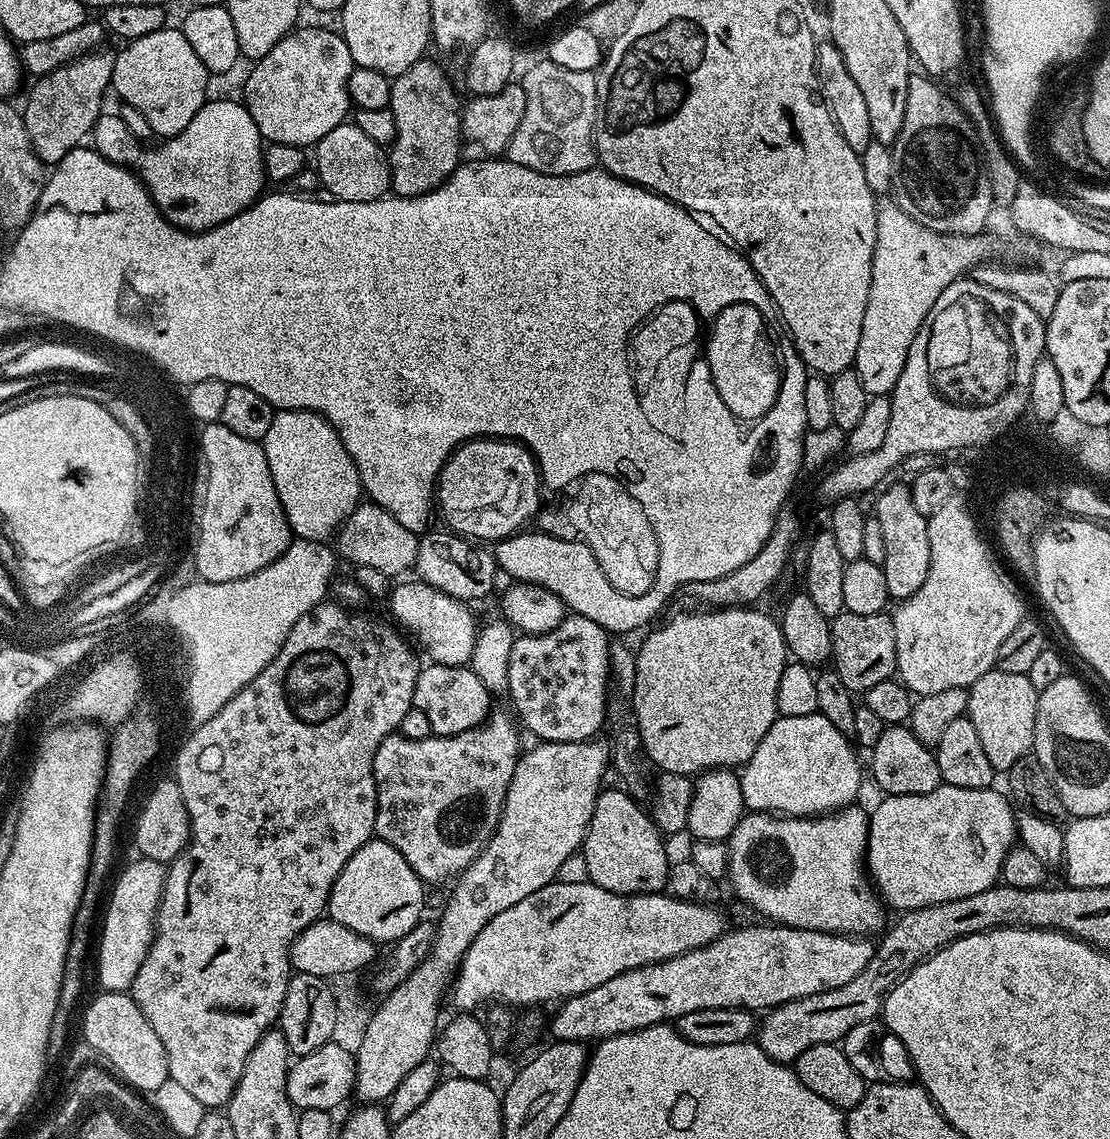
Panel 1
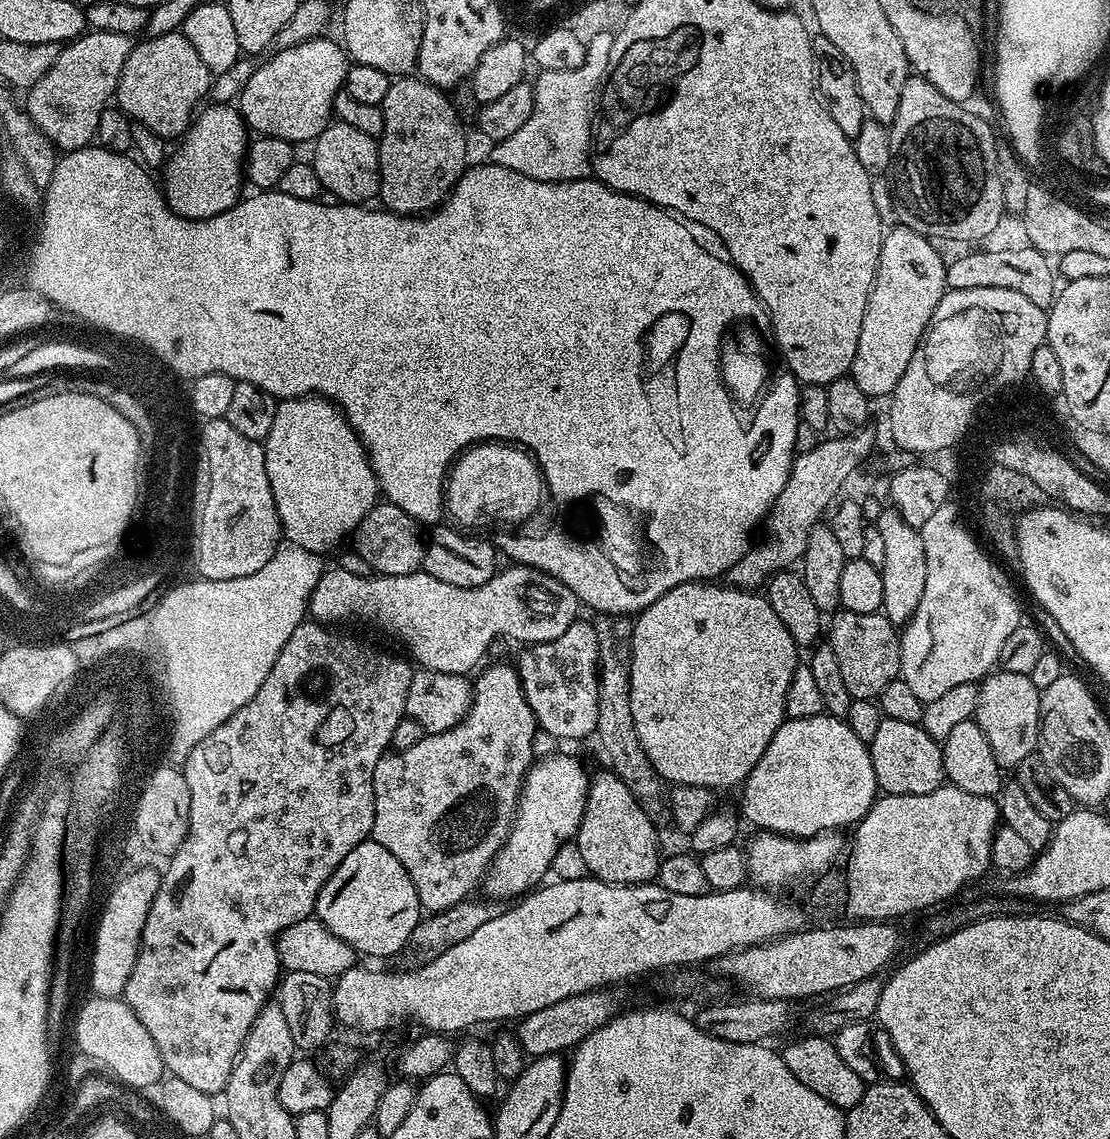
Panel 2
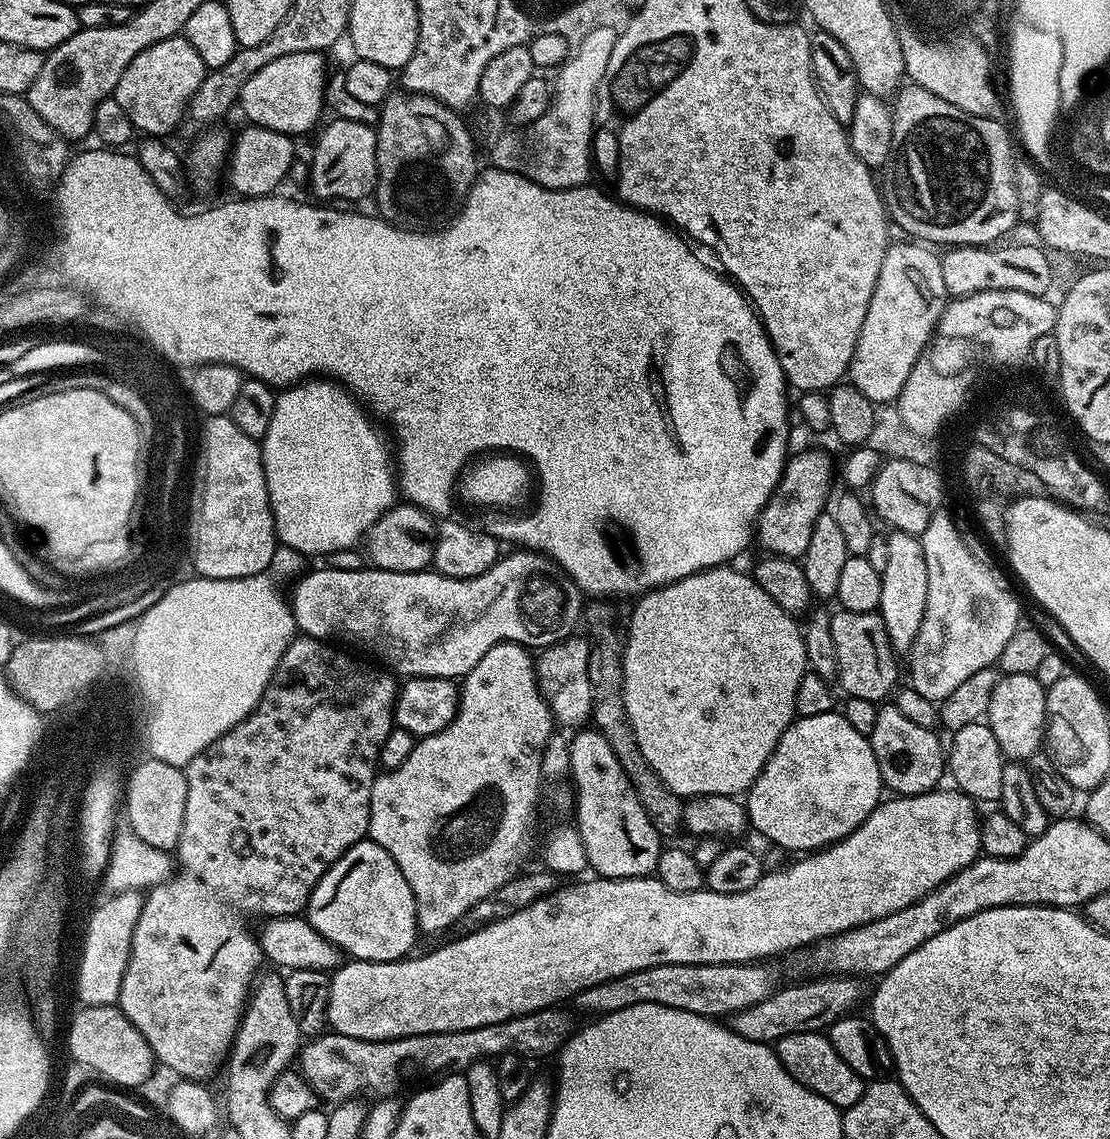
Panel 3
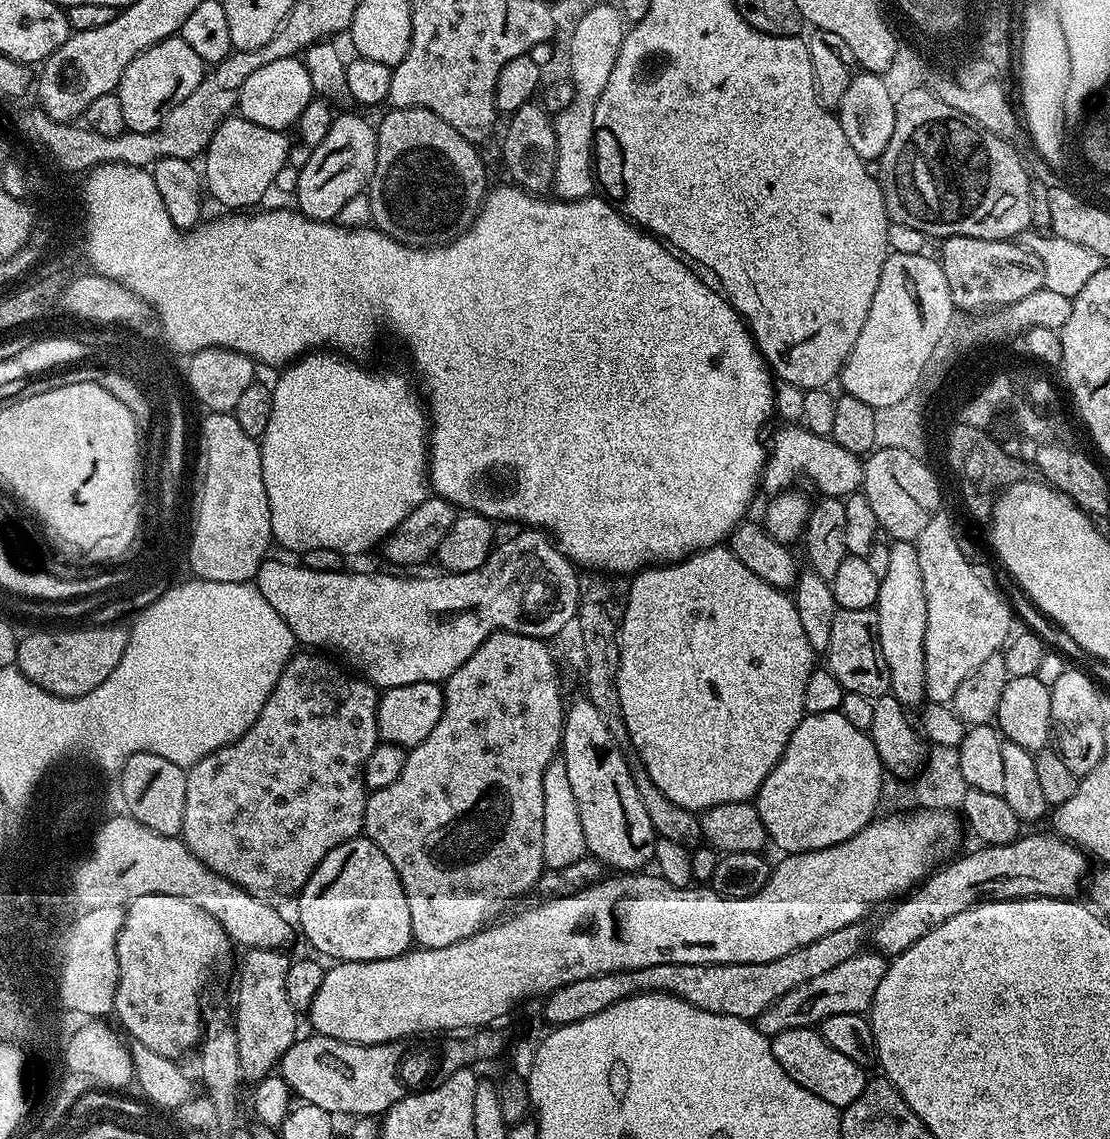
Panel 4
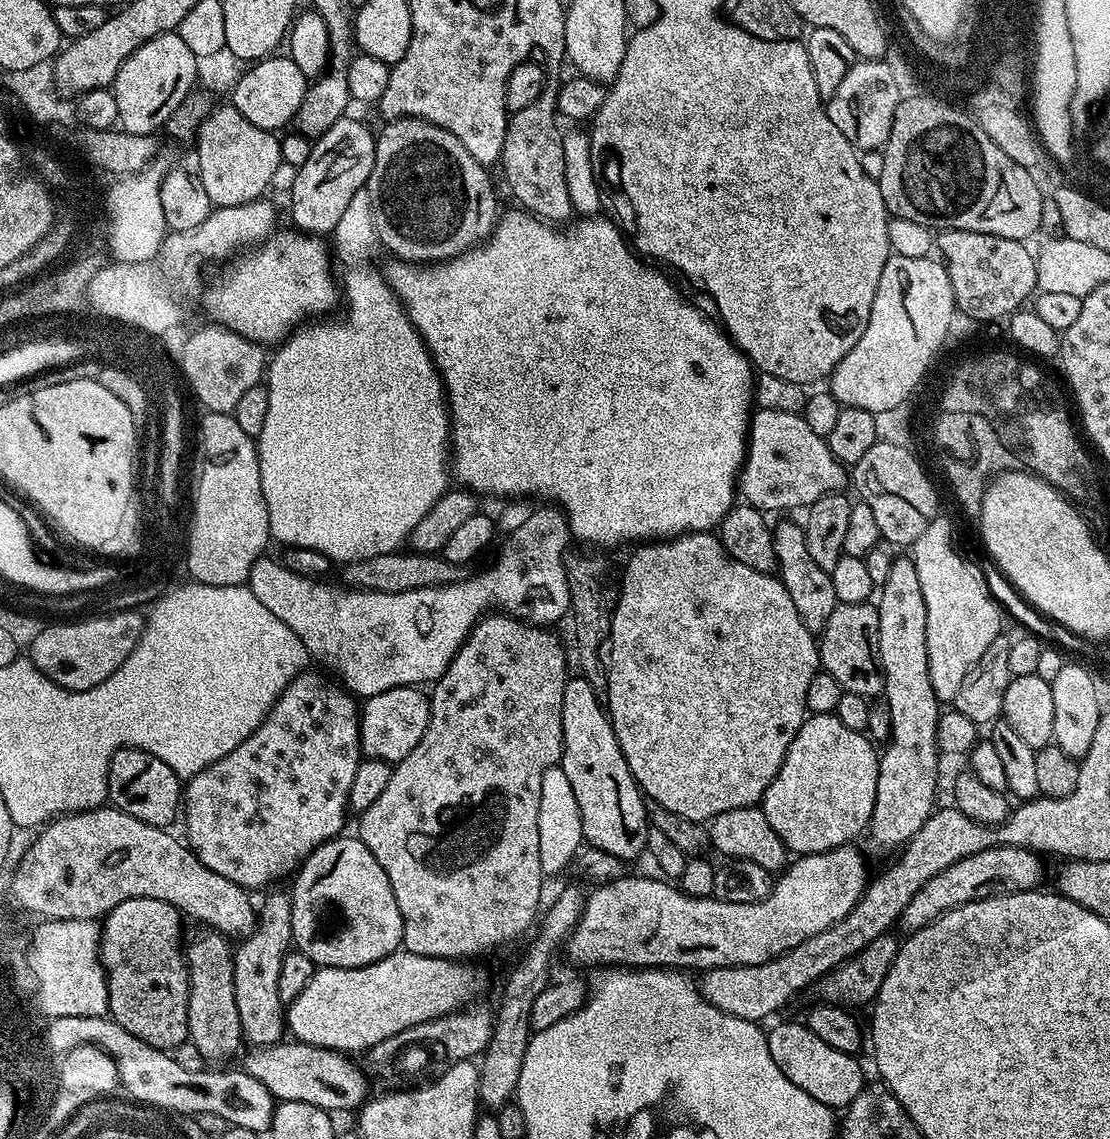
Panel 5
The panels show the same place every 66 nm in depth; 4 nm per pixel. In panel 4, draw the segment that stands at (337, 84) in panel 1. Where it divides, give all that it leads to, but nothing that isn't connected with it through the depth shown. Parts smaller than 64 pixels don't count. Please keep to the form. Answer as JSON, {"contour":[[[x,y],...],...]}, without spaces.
{"contour":[[[291,56],[290,58],[278,58],[270,62],[270,66],[262,66],[262,70],[254,70],[250,78],[240,91],[238,105],[239,115],[245,116],[250,122],[258,126],[273,128],[279,132],[288,130],[295,125],[306,106],[314,98],[310,74],[303,59]]]}

